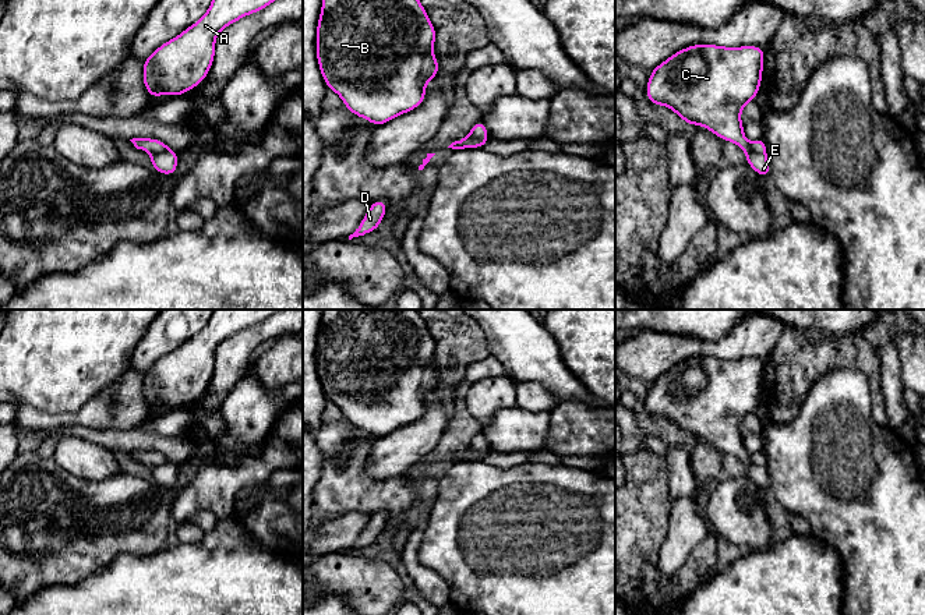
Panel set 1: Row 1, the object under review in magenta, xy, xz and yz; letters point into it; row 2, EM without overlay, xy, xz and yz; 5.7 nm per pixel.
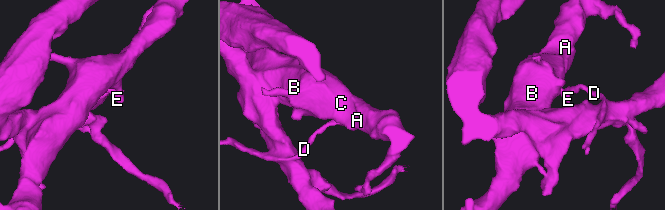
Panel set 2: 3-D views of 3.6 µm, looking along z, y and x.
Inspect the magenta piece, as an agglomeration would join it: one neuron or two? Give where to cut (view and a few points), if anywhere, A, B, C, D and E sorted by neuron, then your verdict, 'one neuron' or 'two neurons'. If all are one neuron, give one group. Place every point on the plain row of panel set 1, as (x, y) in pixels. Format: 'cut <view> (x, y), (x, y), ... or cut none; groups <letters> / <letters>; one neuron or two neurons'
cut yz (749, 455), (755, 463), (765, 465); groups A B C E / D; two neurons

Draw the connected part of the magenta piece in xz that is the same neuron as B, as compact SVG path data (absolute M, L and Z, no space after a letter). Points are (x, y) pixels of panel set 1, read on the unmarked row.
M322 310L322 319L317 336L317 374L326 399L340 409L346 421L377 439L399 427L409 425L424 414L426 396L434 392L439 384L438 372L433 365L435 350L437 343L428 331L427 322L417 310Z

